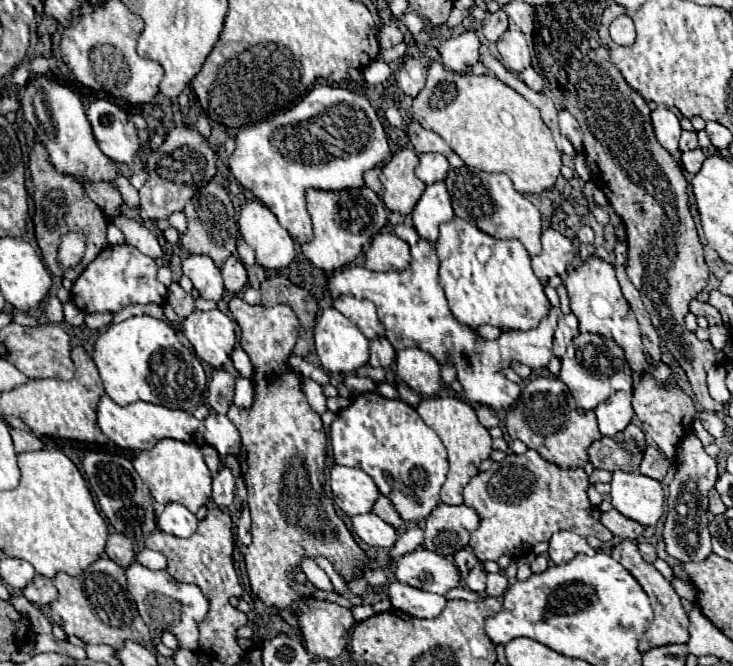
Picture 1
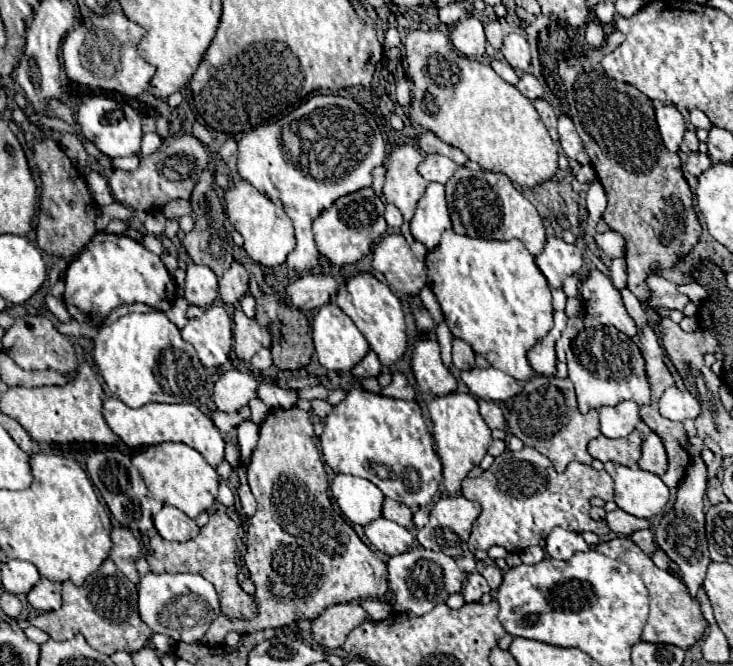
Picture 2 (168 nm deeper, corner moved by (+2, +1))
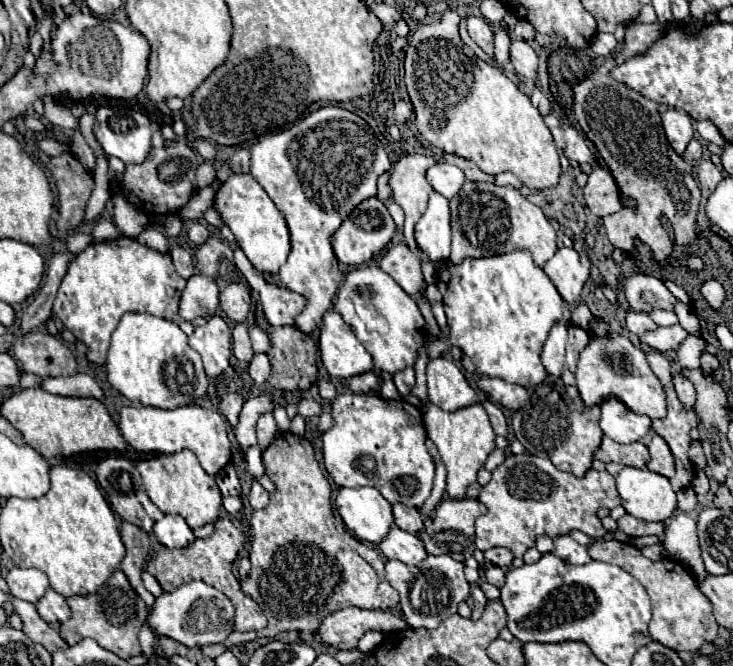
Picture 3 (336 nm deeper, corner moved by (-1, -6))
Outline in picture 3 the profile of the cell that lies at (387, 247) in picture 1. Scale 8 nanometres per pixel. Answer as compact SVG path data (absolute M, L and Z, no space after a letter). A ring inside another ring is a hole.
M393 244L381 258L379 268L387 272L409 296L419 296L423 274L419 258L407 248L407 244Z

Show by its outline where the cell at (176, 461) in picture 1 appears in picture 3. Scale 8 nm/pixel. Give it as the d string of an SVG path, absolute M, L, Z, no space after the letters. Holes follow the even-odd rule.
M181 450L177 454L161 454L151 460L139 461L136 468L143 478L147 496L161 512L183 516L191 528L213 524L217 520L221 508L221 492L215 484L215 478L201 468L199 460L191 450Z

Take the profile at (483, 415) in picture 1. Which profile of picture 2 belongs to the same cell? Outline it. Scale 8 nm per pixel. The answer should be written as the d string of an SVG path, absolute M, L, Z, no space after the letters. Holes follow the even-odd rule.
M478 399L478 405L480 405L480 415L482 419L486 421L486 425L490 429L504 429L506 423L504 423L504 417L502 417L502 411L500 407L494 403L494 401L484 401L484 399Z

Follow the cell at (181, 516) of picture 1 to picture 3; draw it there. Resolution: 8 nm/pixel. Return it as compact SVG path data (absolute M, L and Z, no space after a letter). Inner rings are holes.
M165 514L161 520L157 520L153 526L153 534L167 548L185 548L195 540L187 522L181 516L173 514Z

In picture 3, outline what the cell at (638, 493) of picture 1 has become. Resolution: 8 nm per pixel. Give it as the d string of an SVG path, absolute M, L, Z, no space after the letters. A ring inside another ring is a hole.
M625 466L617 476L617 490L623 498L623 508L647 522L667 520L677 508L669 480L647 468Z

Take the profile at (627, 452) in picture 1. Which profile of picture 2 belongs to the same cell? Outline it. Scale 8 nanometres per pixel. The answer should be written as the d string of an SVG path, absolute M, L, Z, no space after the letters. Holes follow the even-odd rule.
M632 431L624 439L608 439L600 435L588 443L588 453L602 463L612 461L616 465L626 465L630 469L636 469L640 459L640 443L642 439L638 431Z

